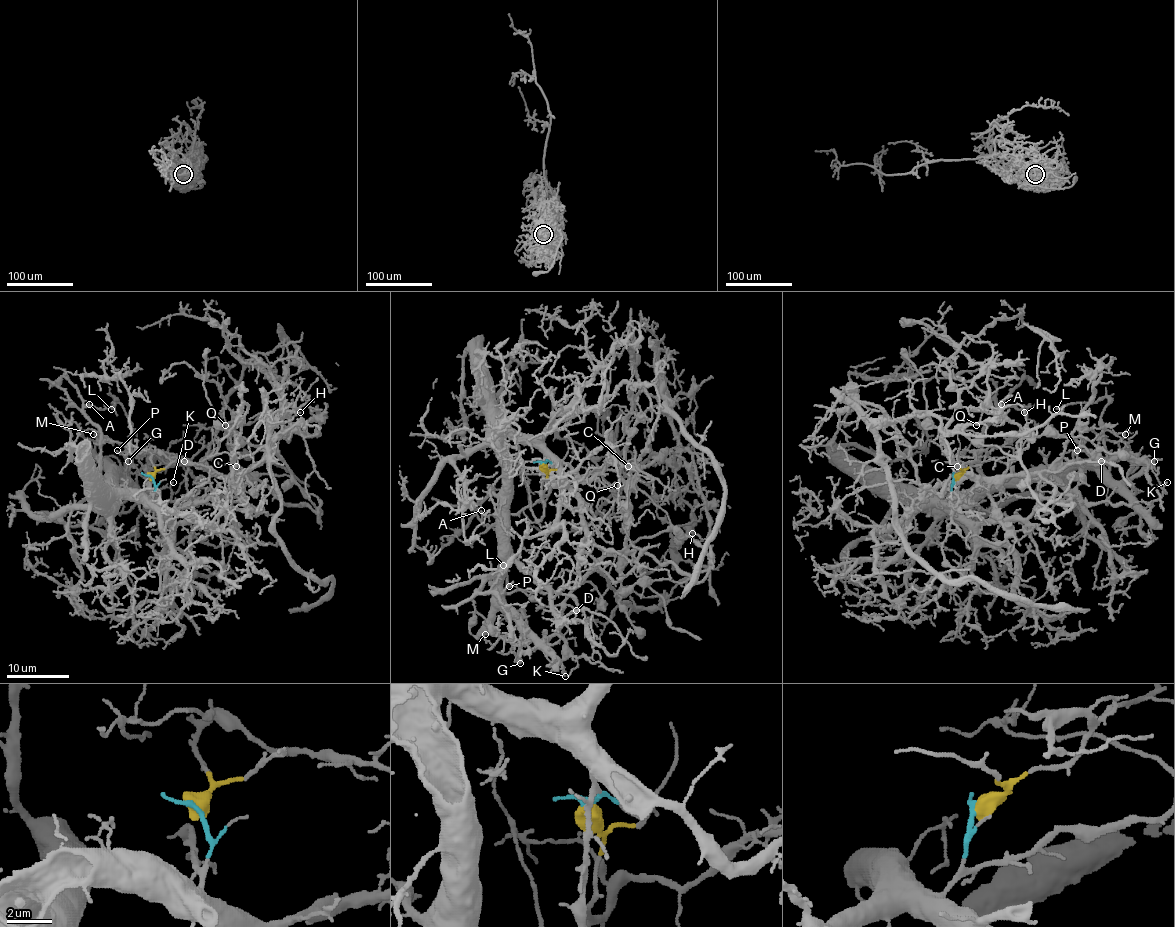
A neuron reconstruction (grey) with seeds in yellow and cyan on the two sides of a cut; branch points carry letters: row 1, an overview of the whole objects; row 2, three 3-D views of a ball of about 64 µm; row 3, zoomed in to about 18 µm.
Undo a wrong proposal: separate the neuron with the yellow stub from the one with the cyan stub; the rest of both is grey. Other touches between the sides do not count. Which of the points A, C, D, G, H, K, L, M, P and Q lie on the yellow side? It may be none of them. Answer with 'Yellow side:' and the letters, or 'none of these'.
Yellow side: C, D, H, P, Q

